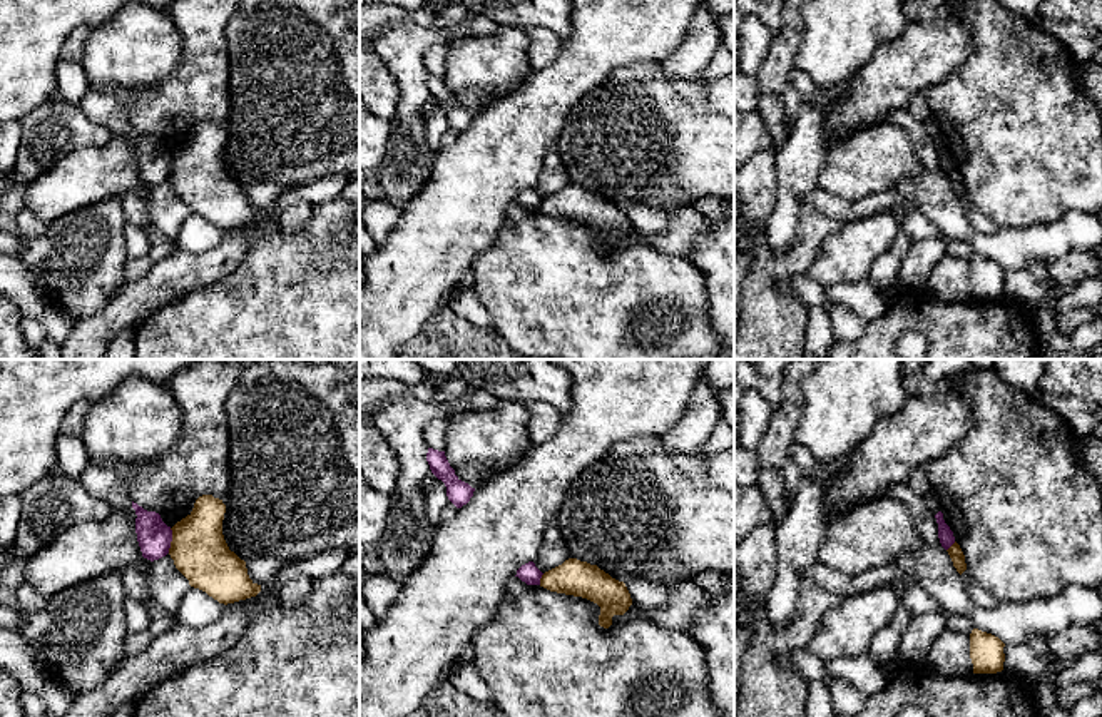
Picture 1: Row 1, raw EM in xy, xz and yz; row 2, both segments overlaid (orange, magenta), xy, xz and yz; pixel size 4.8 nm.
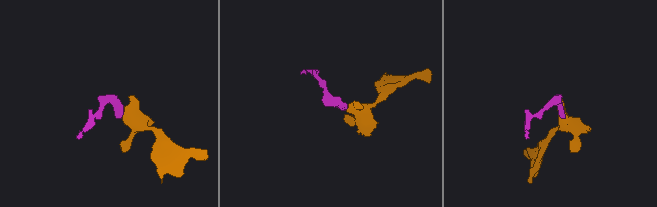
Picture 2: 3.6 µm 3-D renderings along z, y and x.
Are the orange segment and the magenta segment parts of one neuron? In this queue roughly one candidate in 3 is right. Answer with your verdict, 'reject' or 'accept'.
accept

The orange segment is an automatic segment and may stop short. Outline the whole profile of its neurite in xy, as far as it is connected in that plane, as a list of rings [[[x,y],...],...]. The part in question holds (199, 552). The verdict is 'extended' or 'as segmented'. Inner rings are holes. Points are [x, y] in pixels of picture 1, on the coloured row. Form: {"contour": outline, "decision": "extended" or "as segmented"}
{"contour": [[[202,495],[196,500],[192,511],[177,521],[172,528],[167,526],[161,515],[147,511],[132,501],[135,510],[135,533],[142,557],[154,562],[167,553],[174,560],[176,568],[189,580],[189,585],[206,592],[219,603],[234,603],[256,597],[261,585],[254,583],[246,568],[246,562],[229,550],[222,535],[222,520],[226,505],[212,495]]], "decision": "extended"}

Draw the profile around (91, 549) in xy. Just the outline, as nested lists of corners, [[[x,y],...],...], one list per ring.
[[[122,513],[87,520],[60,533],[25,562],[25,582],[45,598],[142,558],[137,533]]]

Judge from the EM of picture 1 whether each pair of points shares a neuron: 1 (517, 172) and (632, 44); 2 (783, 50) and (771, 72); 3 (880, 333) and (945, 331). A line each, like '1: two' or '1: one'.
1: one
2: one
3: one

